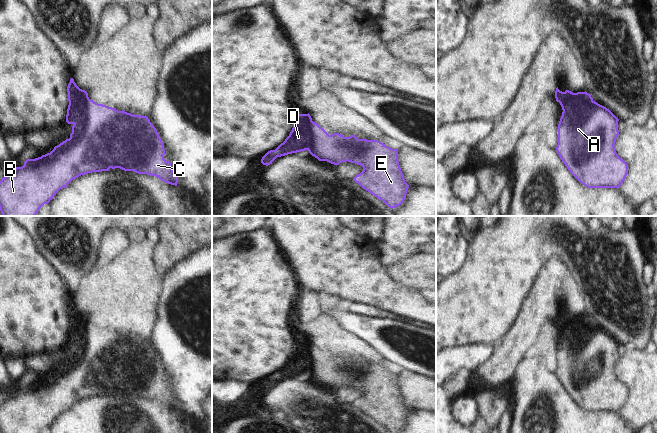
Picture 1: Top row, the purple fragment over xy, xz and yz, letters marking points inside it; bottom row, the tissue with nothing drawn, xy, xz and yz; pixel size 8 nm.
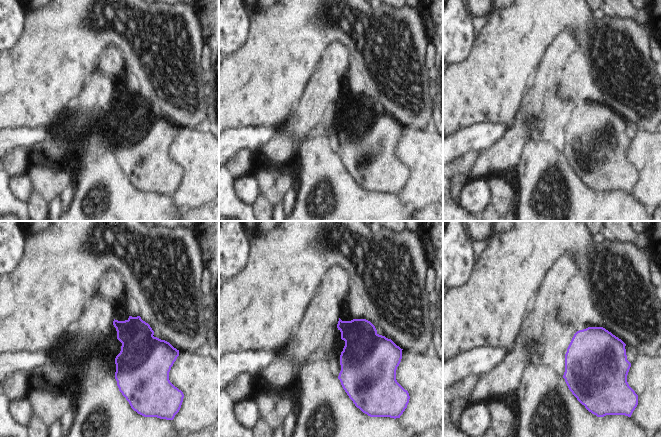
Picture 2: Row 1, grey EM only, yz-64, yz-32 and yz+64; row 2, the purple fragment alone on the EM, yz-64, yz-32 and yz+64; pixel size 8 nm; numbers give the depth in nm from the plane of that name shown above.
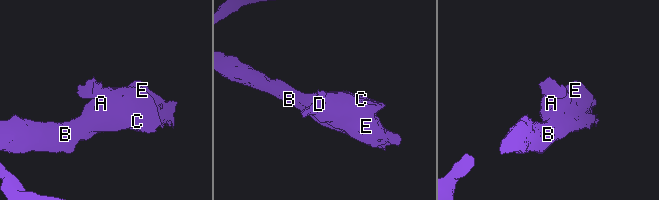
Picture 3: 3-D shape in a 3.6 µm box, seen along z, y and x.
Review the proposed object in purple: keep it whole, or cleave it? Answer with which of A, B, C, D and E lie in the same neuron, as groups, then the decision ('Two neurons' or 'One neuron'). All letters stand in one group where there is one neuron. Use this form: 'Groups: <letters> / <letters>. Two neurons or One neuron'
Groups: A B C E / D. Two neurons

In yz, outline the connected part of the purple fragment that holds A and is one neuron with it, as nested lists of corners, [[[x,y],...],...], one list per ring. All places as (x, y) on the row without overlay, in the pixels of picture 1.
[[[593,325],[584,334],[576,334],[568,328],[562,336],[558,348],[558,368],[556,375],[570,397],[587,412],[619,412],[628,398],[628,389],[615,375],[615,366],[619,359],[619,343],[606,331]]]

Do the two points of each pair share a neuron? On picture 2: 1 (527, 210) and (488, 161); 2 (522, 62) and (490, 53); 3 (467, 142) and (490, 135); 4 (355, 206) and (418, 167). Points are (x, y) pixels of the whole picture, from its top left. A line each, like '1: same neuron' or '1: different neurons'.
1: different neurons
2: same neuron
3: same neuron
4: different neurons

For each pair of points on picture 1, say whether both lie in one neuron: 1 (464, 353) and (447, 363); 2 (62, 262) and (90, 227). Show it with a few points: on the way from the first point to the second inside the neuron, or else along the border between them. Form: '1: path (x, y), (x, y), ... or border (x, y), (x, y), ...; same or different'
1: path (460, 357), (451, 360); same
2: path (71, 253), (71, 246), (81, 236); same

